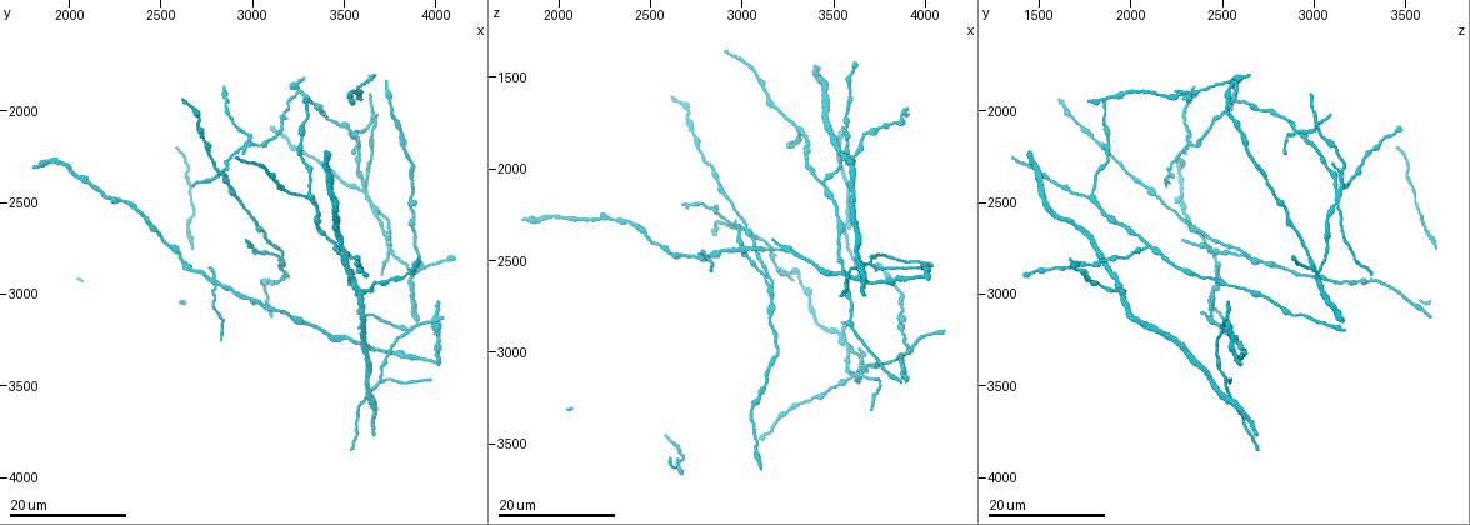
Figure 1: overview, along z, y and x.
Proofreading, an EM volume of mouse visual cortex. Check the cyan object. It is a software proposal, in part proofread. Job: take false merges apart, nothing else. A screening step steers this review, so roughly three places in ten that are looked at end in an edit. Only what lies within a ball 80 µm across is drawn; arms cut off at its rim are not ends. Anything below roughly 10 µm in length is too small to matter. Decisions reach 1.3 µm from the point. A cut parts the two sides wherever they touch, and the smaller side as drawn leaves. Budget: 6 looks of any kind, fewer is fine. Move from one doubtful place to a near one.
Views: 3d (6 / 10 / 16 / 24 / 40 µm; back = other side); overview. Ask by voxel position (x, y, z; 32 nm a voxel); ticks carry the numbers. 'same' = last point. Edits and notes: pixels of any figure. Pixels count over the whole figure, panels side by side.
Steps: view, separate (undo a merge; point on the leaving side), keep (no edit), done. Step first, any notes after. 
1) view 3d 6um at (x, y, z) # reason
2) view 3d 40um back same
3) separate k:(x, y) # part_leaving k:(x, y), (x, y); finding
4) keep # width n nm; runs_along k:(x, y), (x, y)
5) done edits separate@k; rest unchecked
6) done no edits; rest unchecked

view 3d 16um at (3560, 2800, 1840)

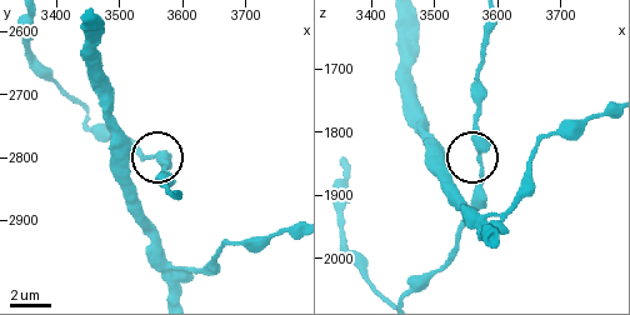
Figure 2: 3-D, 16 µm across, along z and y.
view 3d 6um at (3575, 2820, 1850) # closer look

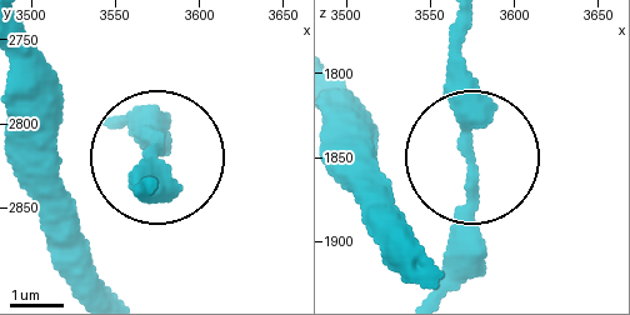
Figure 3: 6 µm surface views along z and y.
keep # width 200 nm; one neuron here

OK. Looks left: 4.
view 3d 24um at (3620, 2980, 1960)

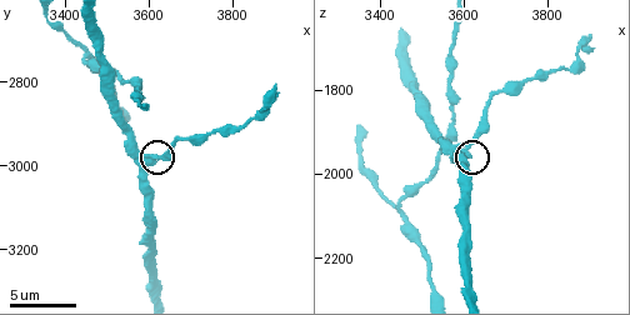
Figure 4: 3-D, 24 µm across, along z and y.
view 3d 10um at (3605, 2985, 1950)

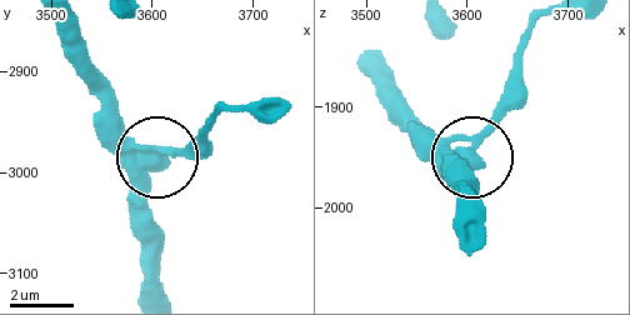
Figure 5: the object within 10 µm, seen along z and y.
keep # width 480 nm; continuous, no second neuron

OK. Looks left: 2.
done no edits; rest unchecked

